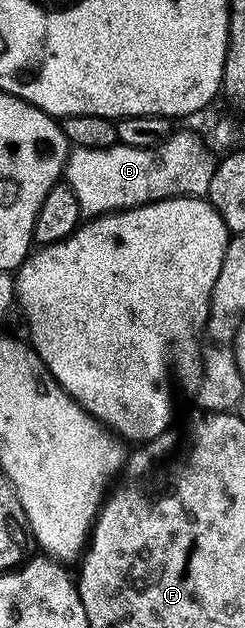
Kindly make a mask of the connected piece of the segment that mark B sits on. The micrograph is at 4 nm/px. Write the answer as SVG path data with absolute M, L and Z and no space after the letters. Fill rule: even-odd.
M189 130L170 133L169 137L151 148L108 146L87 148L75 146L65 161L63 178L79 199L82 215L100 216L115 210L129 210L165 198L199 198L208 195L211 172L217 158L204 137Z

